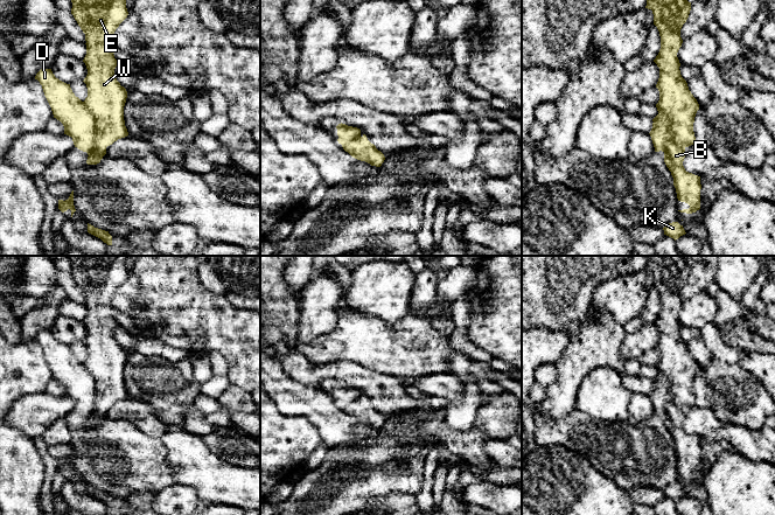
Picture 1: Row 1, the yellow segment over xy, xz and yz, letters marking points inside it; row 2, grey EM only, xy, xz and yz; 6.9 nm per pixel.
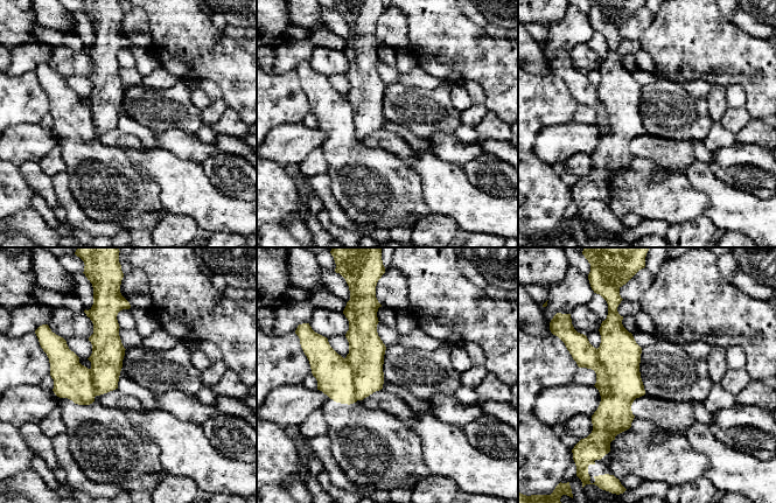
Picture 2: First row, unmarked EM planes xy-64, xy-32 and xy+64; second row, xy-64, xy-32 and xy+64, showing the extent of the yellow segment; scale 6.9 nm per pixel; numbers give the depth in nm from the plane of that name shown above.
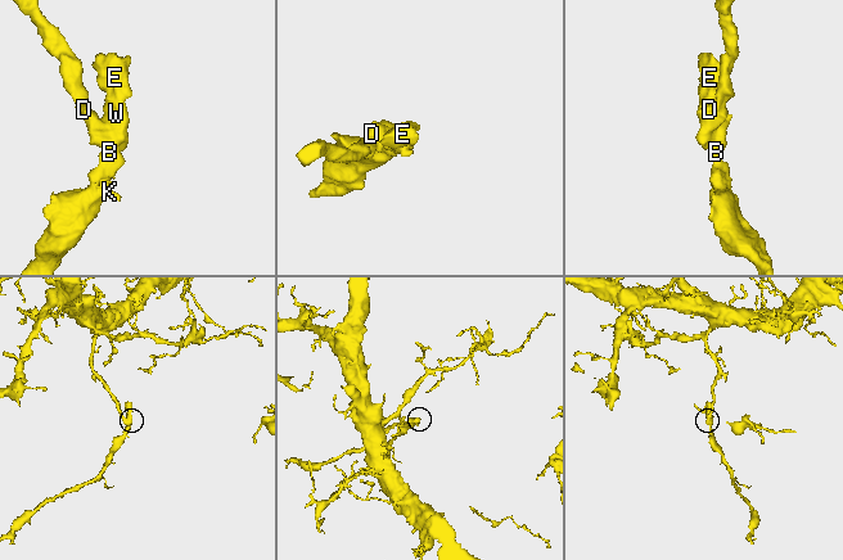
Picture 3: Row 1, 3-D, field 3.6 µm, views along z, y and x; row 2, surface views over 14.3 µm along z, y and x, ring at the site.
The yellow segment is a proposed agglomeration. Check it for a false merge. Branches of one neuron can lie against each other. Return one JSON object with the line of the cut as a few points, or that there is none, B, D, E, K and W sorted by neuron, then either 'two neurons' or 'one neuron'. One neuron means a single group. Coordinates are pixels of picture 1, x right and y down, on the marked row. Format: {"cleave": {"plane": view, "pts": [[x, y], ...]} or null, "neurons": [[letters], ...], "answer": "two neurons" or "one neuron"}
{"cleave": {"plane": "xy", "pts": [[82, 102], [91, 113], [95, 127], [96, 144], [88, 153]]}, "neurons": [["B", "E", "K", "W"], ["D"]], "answer": "two neurons"}

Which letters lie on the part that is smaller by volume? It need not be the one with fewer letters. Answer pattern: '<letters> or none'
B, E, K, W

